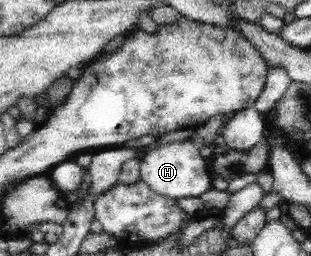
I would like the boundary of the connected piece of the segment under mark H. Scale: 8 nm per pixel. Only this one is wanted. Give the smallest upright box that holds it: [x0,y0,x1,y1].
[140,139,213,200]

